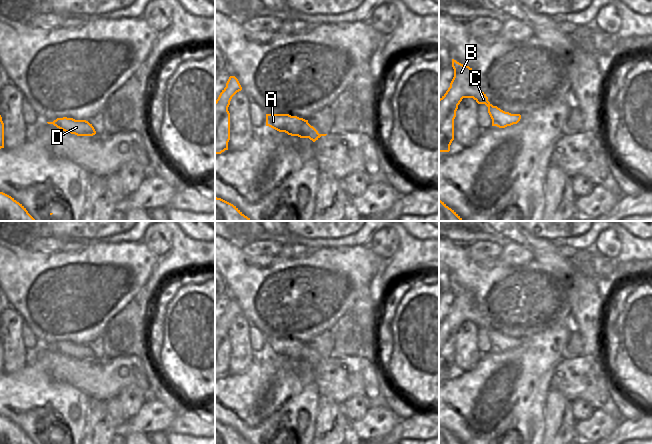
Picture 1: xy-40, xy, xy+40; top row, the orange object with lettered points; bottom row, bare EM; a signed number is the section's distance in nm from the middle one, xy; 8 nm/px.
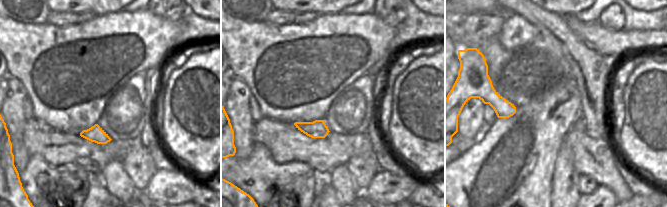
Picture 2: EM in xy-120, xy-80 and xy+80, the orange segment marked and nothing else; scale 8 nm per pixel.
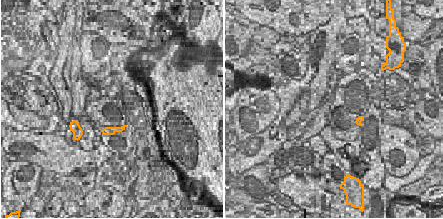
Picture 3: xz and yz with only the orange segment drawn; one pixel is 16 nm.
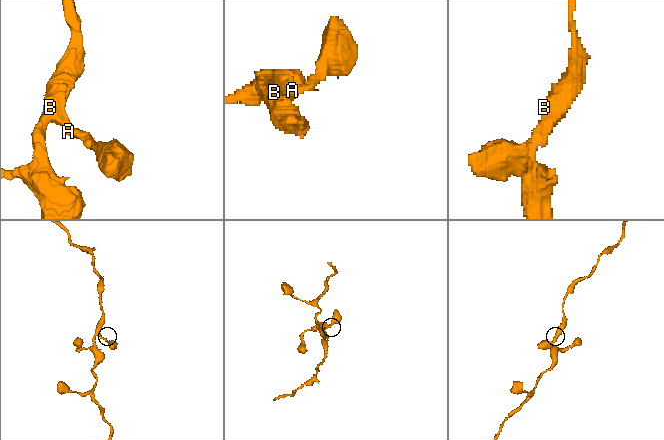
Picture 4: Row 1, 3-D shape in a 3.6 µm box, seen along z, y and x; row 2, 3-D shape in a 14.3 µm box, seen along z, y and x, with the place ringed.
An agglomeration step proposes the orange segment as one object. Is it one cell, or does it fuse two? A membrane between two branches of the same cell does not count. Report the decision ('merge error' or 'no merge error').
no merge error

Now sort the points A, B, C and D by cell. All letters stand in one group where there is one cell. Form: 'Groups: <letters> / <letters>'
Groups: A B C D

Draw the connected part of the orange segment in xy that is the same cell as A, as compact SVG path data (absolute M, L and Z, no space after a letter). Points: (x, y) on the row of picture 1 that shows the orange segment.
M266 114L266 126L269 126L279 132L285 132L291 136L298 136L300 138L309 138L313 142L318 140L321 136L327 134L319 134L318 131L308 123L308 120L291 116L289 114Z

